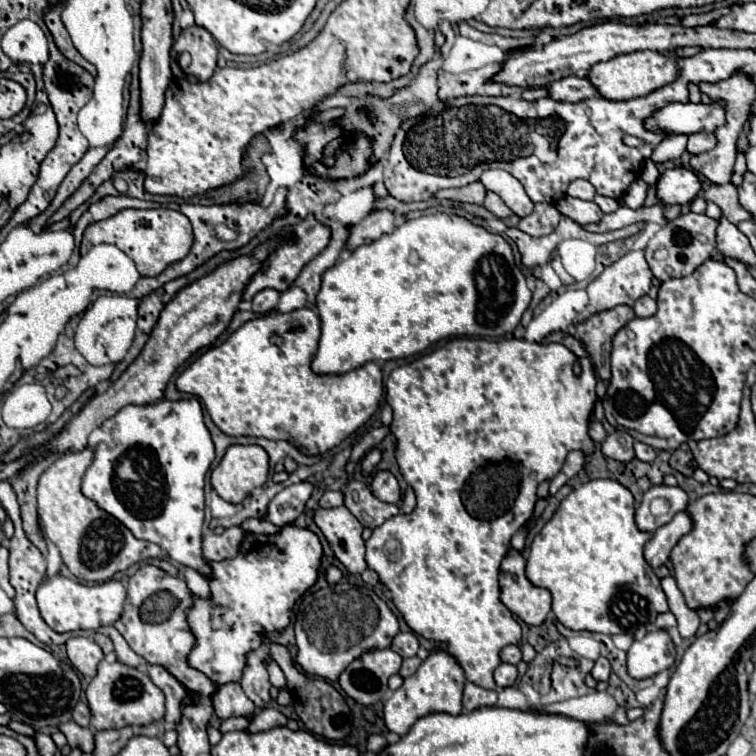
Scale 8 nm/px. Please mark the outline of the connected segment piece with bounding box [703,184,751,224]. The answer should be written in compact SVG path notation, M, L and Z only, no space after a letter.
M725 184L725 186L709 186L705 192L703 192L703 198L709 200L709 202L715 202L725 218L731 222L731 224L737 224L741 220L751 220L749 212L745 212L739 202L737 202L737 190L733 184Z

